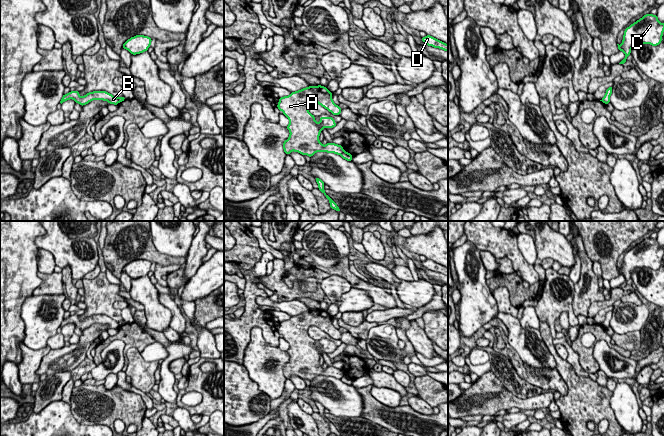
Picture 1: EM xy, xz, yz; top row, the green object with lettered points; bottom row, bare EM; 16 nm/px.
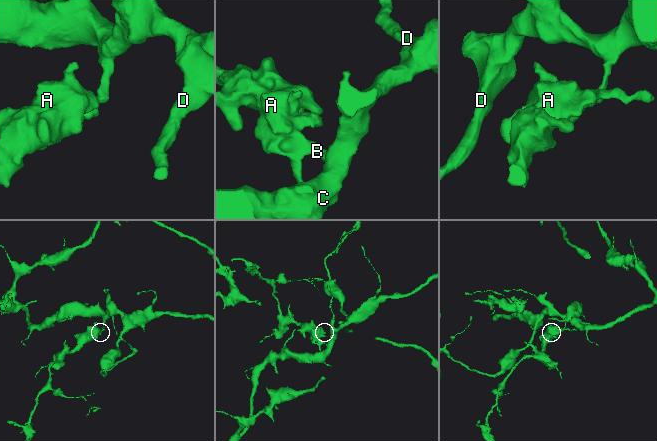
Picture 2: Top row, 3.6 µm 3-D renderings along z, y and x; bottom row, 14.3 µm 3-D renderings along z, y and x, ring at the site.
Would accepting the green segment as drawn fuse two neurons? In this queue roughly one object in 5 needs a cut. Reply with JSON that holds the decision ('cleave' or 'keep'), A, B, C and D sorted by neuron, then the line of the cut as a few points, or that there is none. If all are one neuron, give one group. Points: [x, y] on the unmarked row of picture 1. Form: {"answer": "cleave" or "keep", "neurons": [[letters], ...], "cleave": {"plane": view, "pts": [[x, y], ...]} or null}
{"answer": "cleave", "neurons": [["A", "B"], ["C", "D"]], "cleave": {"plane": "xz", "pts": [[344, 375], [340, 378]]}}

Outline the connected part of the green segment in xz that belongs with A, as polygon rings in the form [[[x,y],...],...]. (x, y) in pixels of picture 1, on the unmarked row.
[[[311,309],[279,322],[277,332],[289,343],[286,352],[290,359],[283,367],[284,376],[289,379],[295,375],[309,381],[317,376],[341,379],[344,376],[341,369],[327,366],[324,370],[319,365],[320,356],[324,352],[334,352],[337,348],[332,341],[320,341],[320,346],[316,346],[315,340],[308,334],[311,326],[318,327],[333,339],[341,338],[342,333],[332,324],[332,316],[321,309]]]

